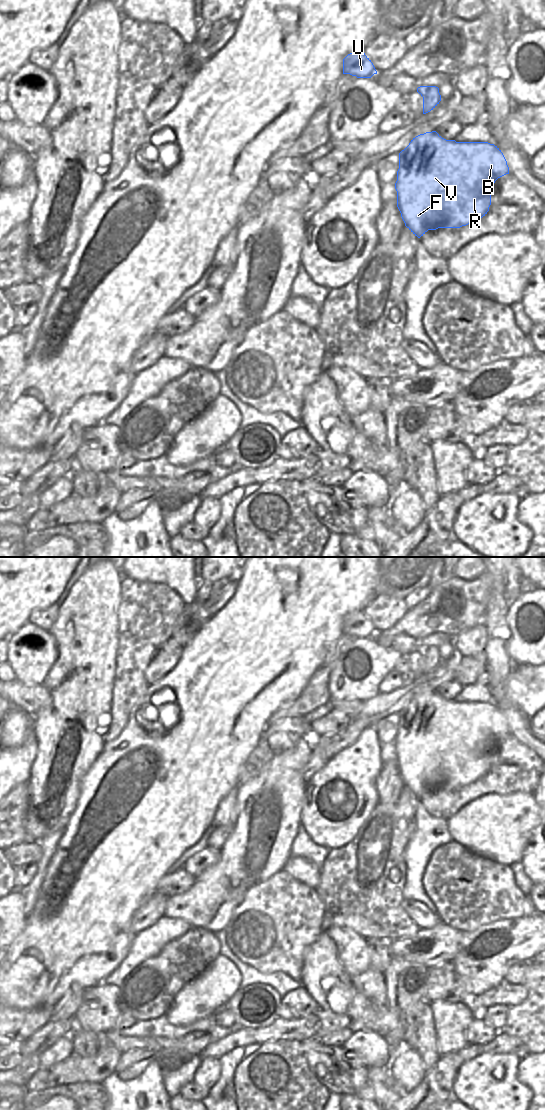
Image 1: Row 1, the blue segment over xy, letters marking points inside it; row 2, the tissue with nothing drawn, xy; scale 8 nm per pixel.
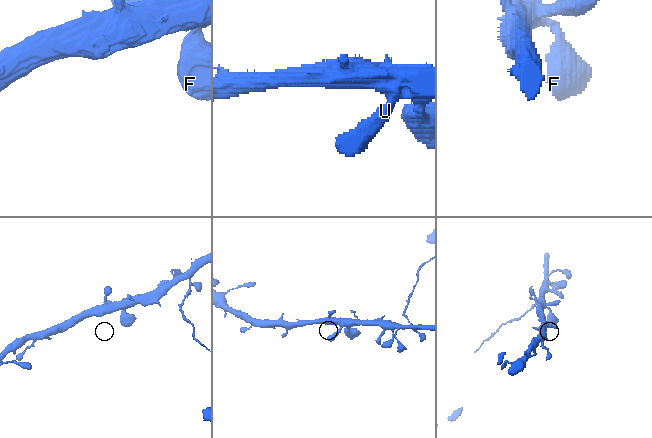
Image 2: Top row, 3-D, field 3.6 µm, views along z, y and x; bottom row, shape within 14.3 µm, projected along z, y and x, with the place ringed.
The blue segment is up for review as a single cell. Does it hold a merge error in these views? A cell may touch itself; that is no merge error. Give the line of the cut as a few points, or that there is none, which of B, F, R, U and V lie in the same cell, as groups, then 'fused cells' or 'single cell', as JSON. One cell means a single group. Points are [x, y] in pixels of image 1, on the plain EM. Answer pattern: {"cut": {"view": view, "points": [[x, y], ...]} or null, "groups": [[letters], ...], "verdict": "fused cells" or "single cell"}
{"cut": null, "groups": [["B", "F", "R", "U", "V"]], "verdict": "single cell"}

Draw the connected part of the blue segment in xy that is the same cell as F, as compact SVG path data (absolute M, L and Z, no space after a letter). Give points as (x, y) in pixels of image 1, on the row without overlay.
M436 691L426 692L413 698L399 713L397 767L405 786L418 798L428 790L460 788L487 774L491 745L506 734L507 721L494 704L456 702L442 698Z

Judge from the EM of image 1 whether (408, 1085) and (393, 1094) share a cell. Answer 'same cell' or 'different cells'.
different cells

